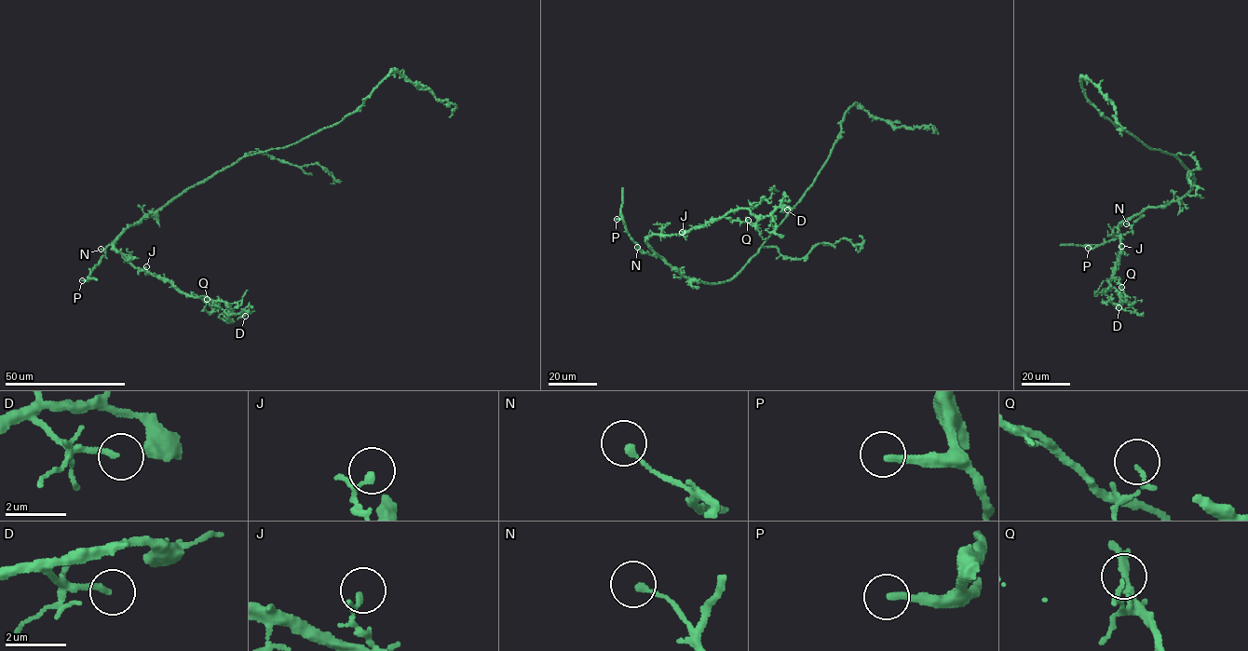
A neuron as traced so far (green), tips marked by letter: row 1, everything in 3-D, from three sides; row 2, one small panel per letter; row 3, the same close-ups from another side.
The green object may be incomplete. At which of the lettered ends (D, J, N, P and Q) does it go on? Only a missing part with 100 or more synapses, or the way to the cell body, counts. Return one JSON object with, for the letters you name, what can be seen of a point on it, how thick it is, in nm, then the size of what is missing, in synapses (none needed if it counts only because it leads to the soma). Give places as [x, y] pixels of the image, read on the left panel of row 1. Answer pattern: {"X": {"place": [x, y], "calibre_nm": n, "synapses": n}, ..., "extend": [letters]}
{"P": {"place": [82, 280], "calibre_nm": 240}, "extend": ["P"]}

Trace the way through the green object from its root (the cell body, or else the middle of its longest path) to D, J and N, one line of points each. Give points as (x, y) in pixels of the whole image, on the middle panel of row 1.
D: (748, 263), (729, 279), (705, 283), (680, 275), (647, 240), (739, 209), (762, 218), (787, 210)
J: (748, 263), (725, 281), (705, 283), (683, 277), (658, 256), (647, 241), (653, 235), (679, 235), (682, 232)
N: (748, 263), (729, 279), (705, 283), (682, 276), (660, 257), (643, 252), (637, 247)

